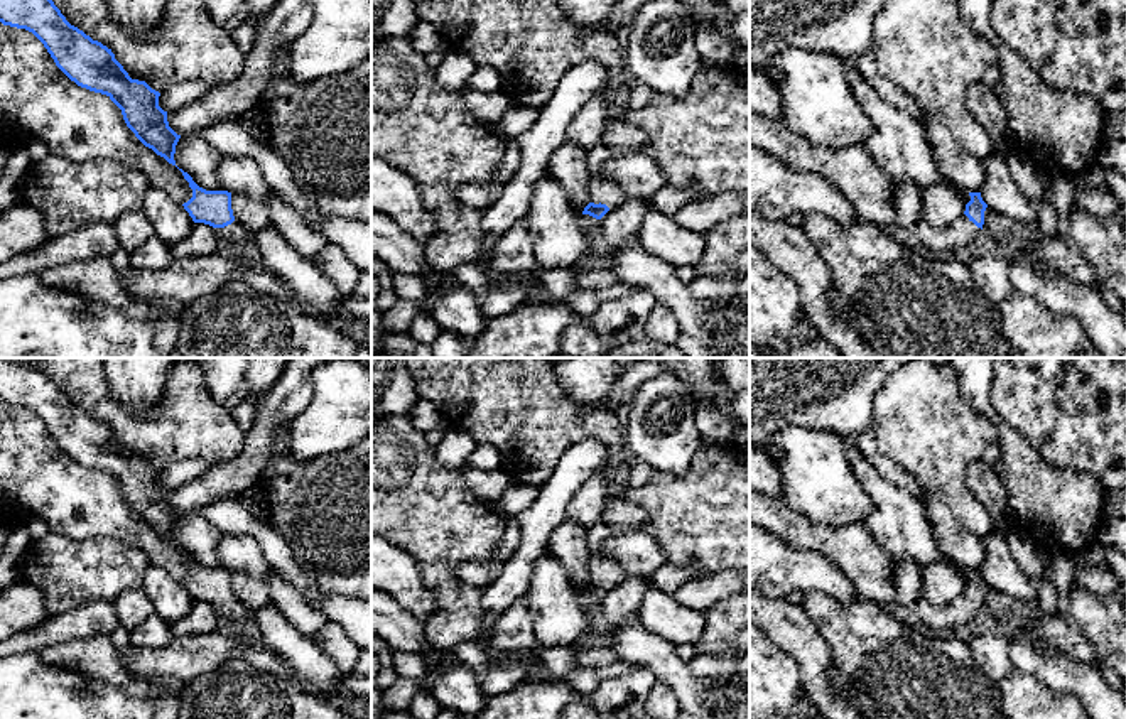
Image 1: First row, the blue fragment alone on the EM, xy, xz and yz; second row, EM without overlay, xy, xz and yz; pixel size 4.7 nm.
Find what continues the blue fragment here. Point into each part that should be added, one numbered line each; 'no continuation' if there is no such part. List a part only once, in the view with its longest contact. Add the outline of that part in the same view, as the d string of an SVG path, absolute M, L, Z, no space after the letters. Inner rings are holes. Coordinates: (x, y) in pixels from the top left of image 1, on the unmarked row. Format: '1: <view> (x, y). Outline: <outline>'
1: xy (235, 608). Outline: M238 599L221 606L221 613L231 616L236 621L245 621L250 616L248 609Z

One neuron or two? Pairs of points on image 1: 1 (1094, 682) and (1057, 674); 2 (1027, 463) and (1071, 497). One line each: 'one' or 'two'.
1: one
2: one

